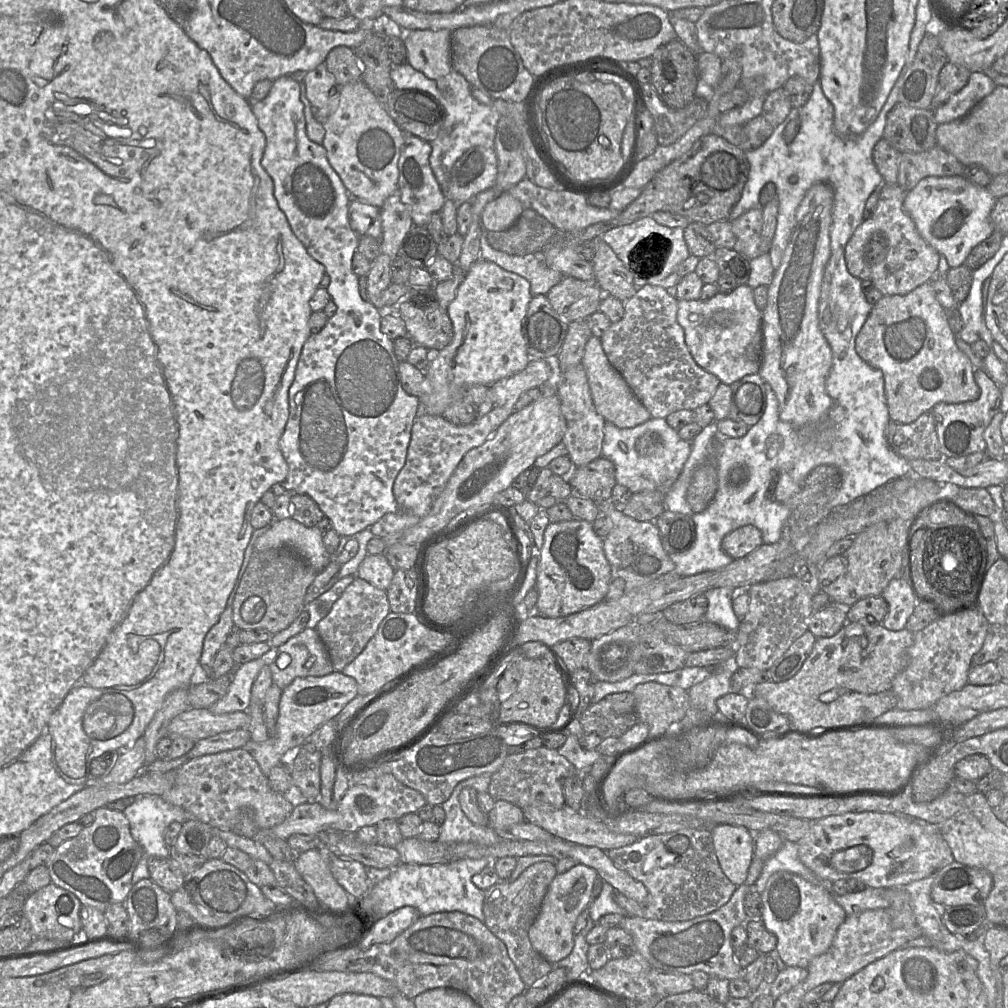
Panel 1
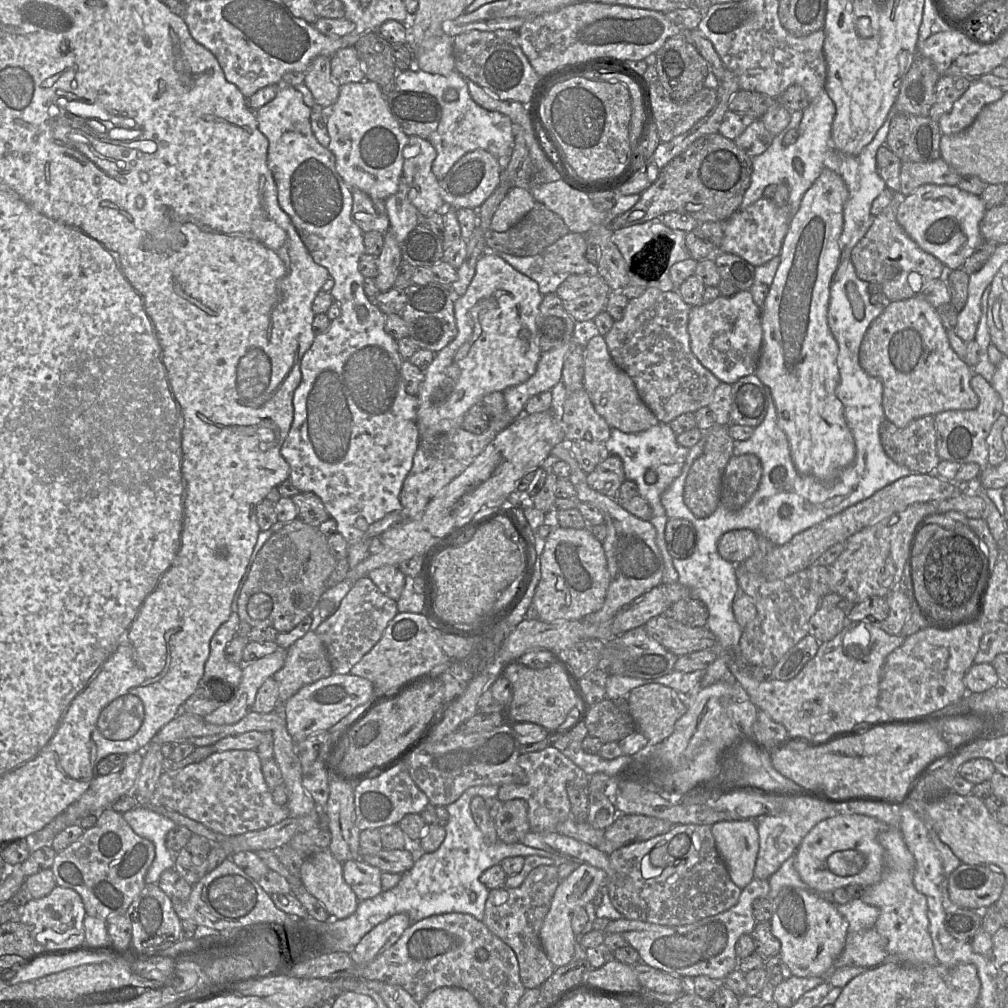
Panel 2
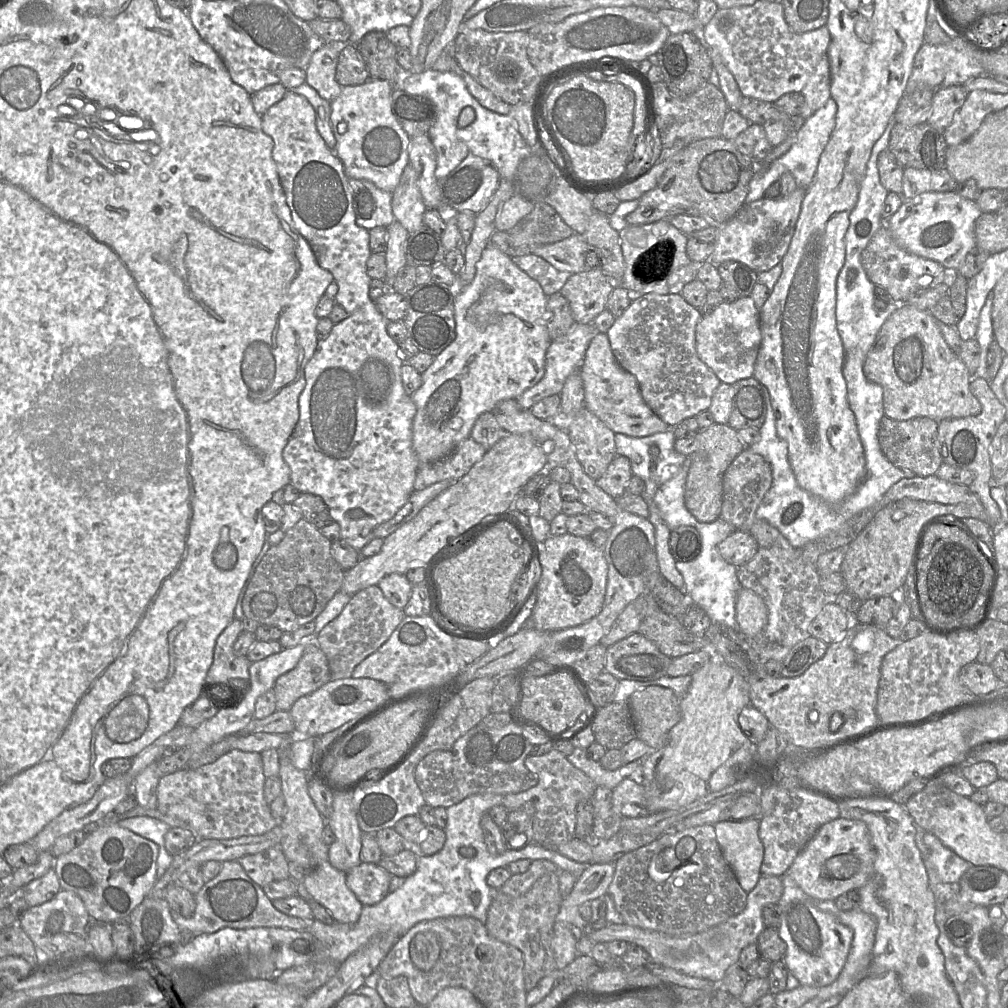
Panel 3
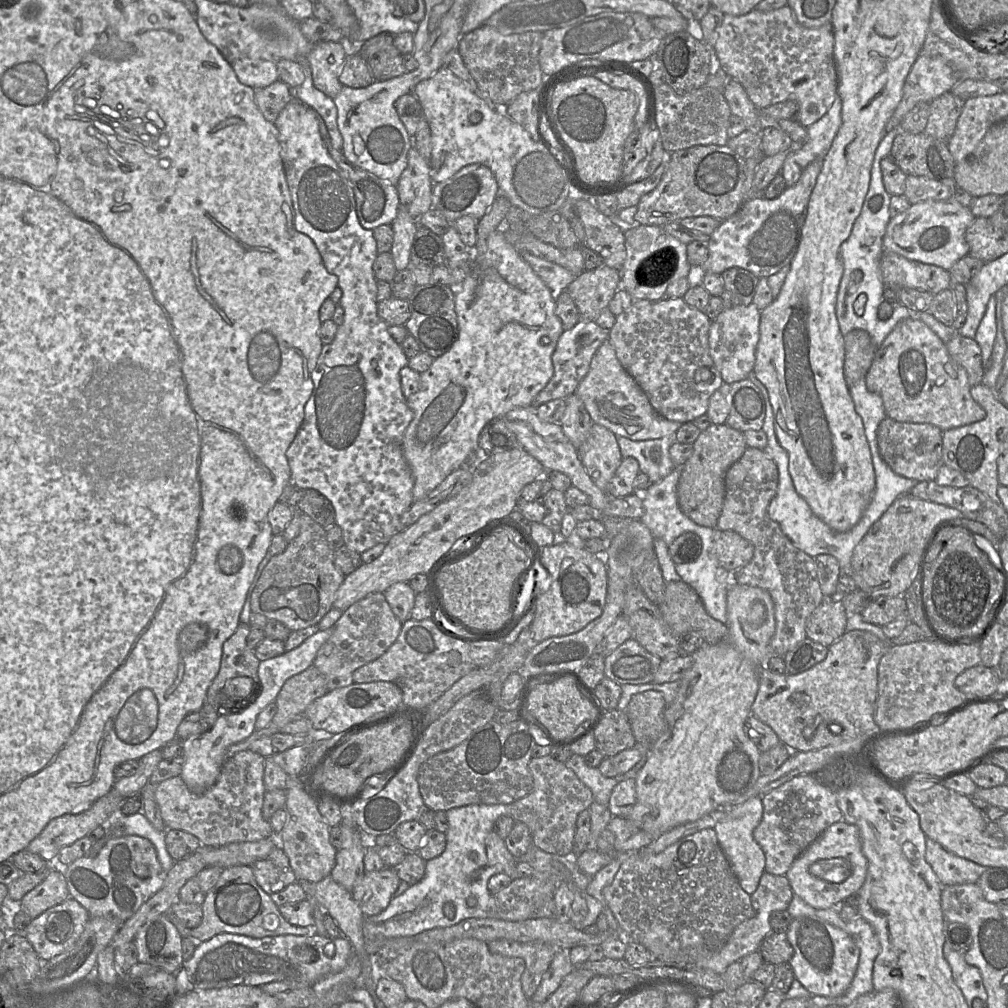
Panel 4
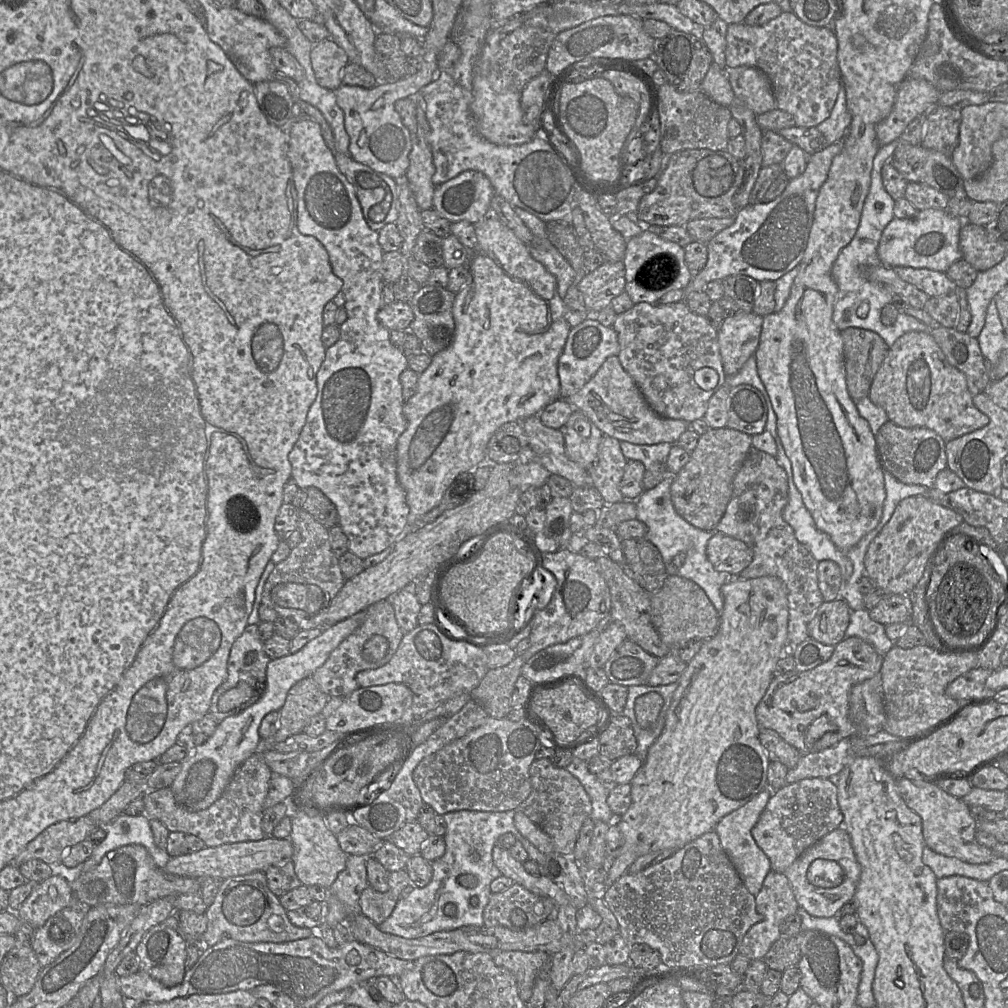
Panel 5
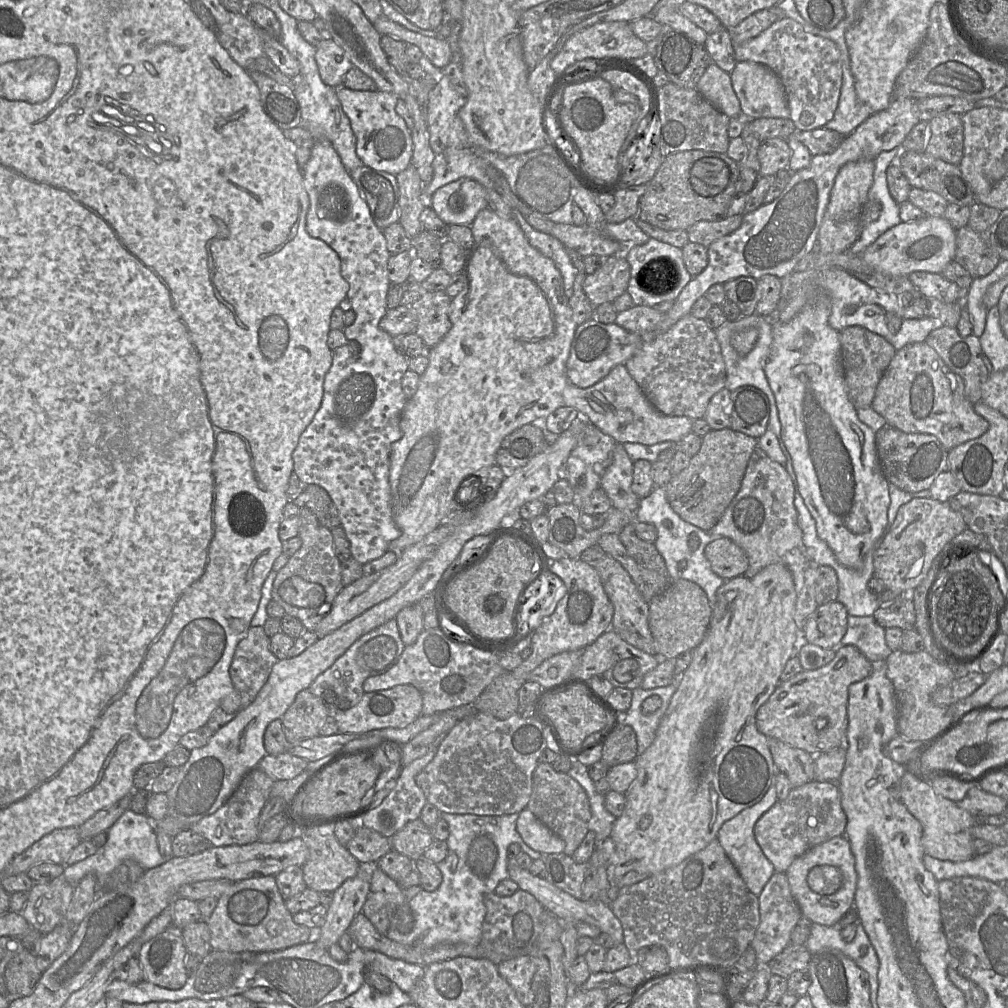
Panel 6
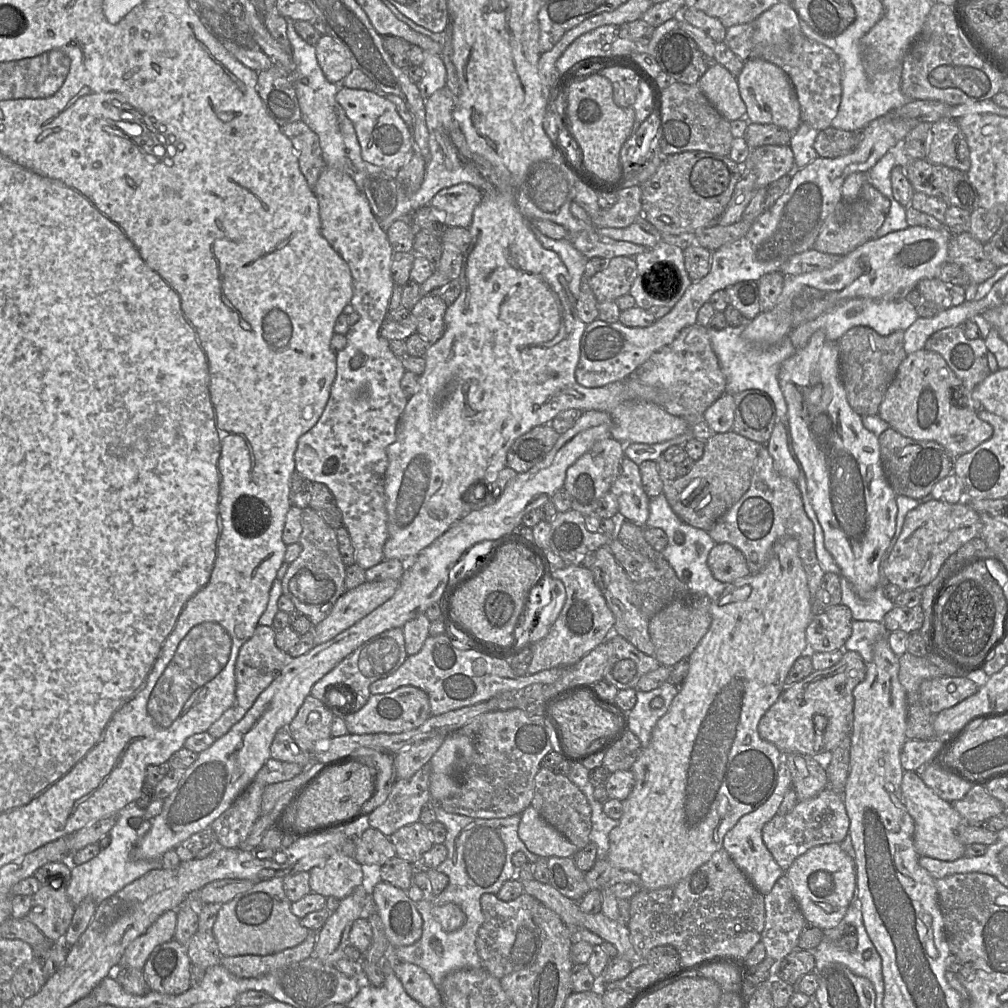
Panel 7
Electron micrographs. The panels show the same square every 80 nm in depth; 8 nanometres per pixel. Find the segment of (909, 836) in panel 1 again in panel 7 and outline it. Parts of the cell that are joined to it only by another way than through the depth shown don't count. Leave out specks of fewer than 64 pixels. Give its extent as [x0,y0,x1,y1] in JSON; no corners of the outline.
[784,843,856,930]

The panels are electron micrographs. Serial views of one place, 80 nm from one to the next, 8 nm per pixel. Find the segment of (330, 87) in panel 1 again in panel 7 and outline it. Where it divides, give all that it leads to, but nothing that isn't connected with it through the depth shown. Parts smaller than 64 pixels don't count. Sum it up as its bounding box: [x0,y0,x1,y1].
[316,35,353,84]

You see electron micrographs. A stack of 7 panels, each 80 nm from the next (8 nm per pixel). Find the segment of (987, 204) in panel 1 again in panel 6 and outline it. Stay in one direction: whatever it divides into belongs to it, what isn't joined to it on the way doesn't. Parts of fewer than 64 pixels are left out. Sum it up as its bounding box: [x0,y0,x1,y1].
[861,215,956,277]

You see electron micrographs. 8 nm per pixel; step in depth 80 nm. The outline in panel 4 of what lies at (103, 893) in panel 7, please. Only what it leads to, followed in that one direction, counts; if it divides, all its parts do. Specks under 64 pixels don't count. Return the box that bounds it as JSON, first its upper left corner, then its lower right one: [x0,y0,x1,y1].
[106,812,175,872]

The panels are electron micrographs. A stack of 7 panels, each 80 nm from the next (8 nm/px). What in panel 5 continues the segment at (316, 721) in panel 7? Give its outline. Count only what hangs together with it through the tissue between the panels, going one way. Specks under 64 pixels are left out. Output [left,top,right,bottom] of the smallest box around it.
[256,676,329,752]

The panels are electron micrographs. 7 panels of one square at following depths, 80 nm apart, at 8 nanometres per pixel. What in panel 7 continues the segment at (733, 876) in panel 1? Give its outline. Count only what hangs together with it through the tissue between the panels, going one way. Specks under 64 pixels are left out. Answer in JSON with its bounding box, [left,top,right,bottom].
[723,764,792,895]

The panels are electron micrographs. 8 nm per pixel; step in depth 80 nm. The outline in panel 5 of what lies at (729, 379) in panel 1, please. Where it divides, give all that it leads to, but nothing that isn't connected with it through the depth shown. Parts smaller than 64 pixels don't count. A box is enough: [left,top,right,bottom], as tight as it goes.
[717,312,763,376]

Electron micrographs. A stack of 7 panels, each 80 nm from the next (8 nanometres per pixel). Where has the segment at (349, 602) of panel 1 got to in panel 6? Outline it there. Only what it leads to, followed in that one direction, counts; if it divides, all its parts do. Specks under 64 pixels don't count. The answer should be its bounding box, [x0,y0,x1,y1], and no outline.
[308,618,404,709]

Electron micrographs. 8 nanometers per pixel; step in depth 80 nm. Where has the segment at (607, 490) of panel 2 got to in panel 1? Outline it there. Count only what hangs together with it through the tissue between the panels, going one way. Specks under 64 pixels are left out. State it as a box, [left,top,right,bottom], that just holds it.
[568,456,617,504]

